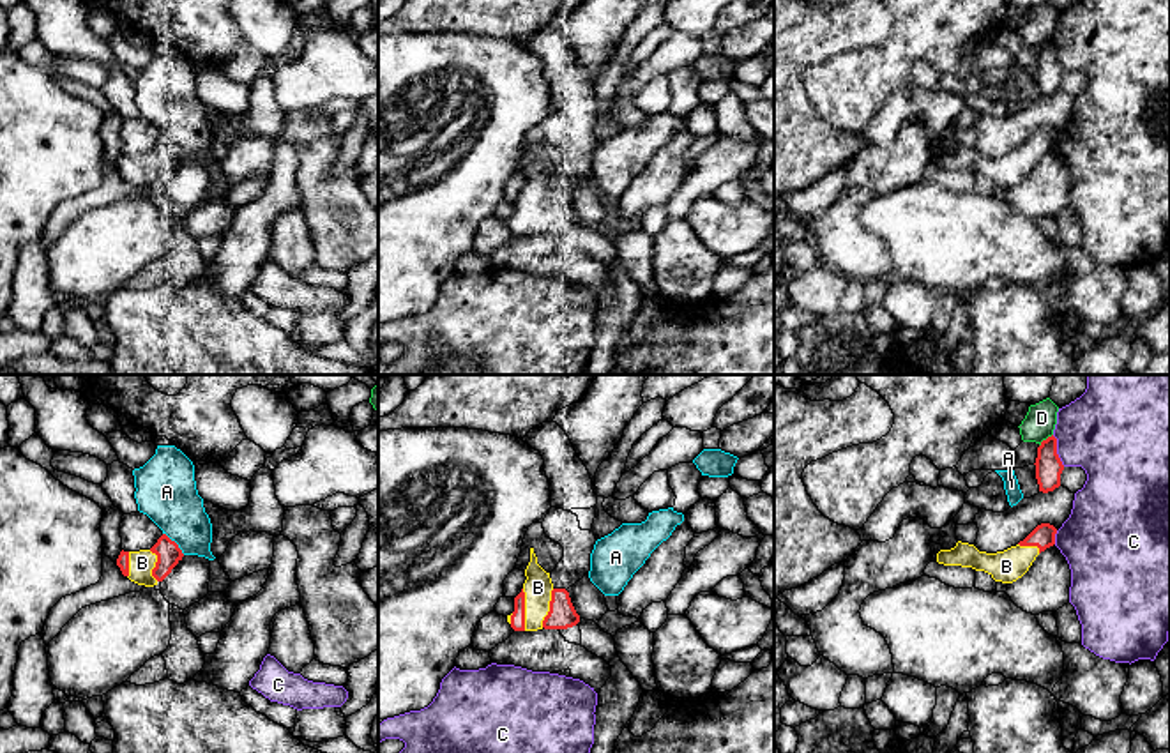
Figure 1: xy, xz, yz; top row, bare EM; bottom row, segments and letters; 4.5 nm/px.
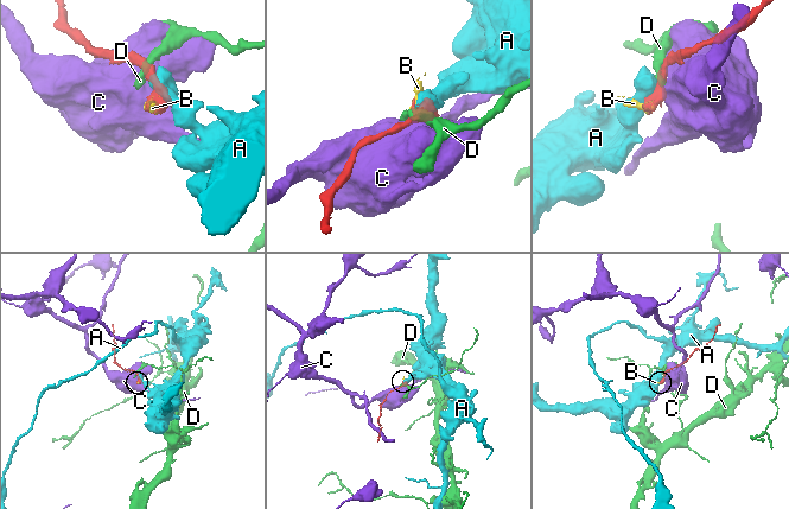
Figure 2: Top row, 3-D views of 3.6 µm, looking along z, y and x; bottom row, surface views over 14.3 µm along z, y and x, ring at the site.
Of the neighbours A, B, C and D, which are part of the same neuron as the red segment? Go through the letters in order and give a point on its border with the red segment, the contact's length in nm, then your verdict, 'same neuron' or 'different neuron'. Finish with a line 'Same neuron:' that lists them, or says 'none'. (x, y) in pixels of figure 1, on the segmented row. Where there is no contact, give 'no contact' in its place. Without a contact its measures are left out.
A: meets red in xy at (175, 543); contact 140 nm long; different neuron
B: meets red in xz at (524, 610); contact 190 nm long; same neuron
C: meets red in yz at (1056, 451); contact 160 nm long; different neuron
D: meets red in yz at (1047, 439); contact 90 nm long; different neuron
Same neuron: B

